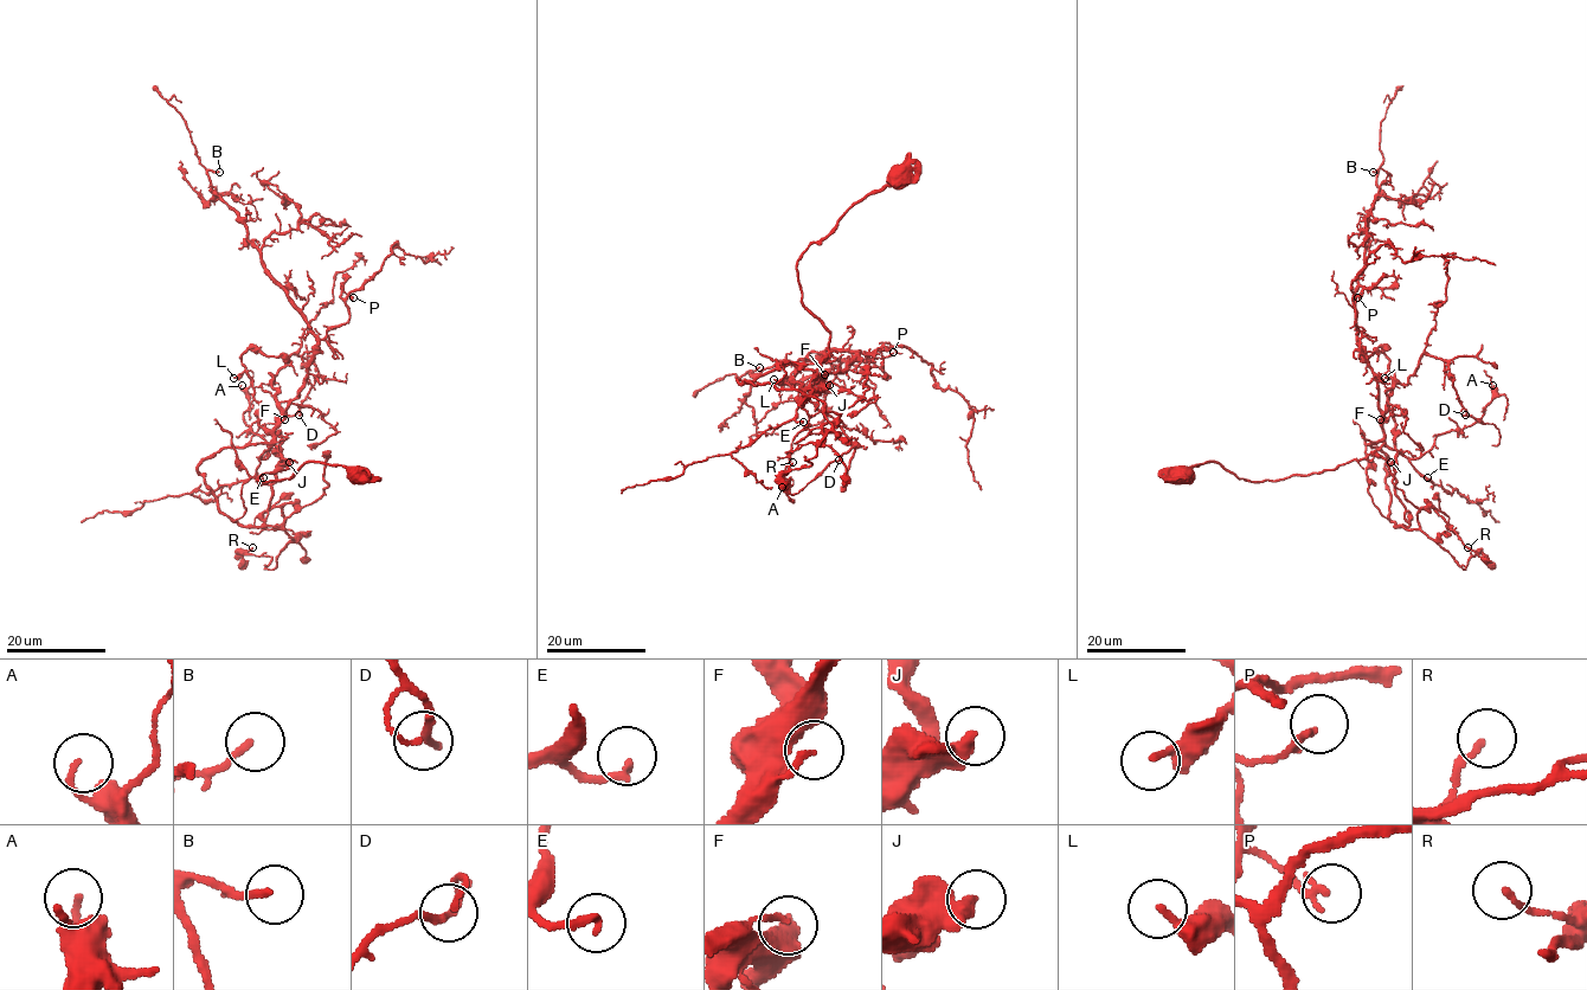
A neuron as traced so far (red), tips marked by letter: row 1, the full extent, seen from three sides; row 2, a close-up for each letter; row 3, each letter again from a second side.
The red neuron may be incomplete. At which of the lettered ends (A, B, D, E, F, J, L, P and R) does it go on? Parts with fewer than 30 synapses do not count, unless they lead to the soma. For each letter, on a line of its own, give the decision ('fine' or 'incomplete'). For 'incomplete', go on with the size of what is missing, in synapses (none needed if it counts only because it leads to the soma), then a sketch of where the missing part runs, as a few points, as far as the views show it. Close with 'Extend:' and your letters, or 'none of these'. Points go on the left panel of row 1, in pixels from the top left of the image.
A: fine
B: fine
D: fine
E: fine
F: fine
J: fine
L: fine
P: fine
R: fine
Extend: none of these

